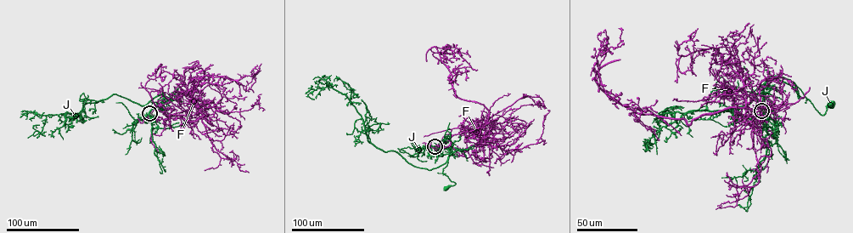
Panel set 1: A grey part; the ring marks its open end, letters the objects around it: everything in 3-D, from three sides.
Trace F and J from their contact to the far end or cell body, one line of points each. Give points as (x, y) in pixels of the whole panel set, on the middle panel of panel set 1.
F: (434, 148), (464, 132), (484, 133), (488, 110), (457, 96), (451, 72), (437, 48), (430, 48), (467, 50)
J: (434, 146), (449, 149), (447, 163), (442, 173), (456, 184), (446, 188)

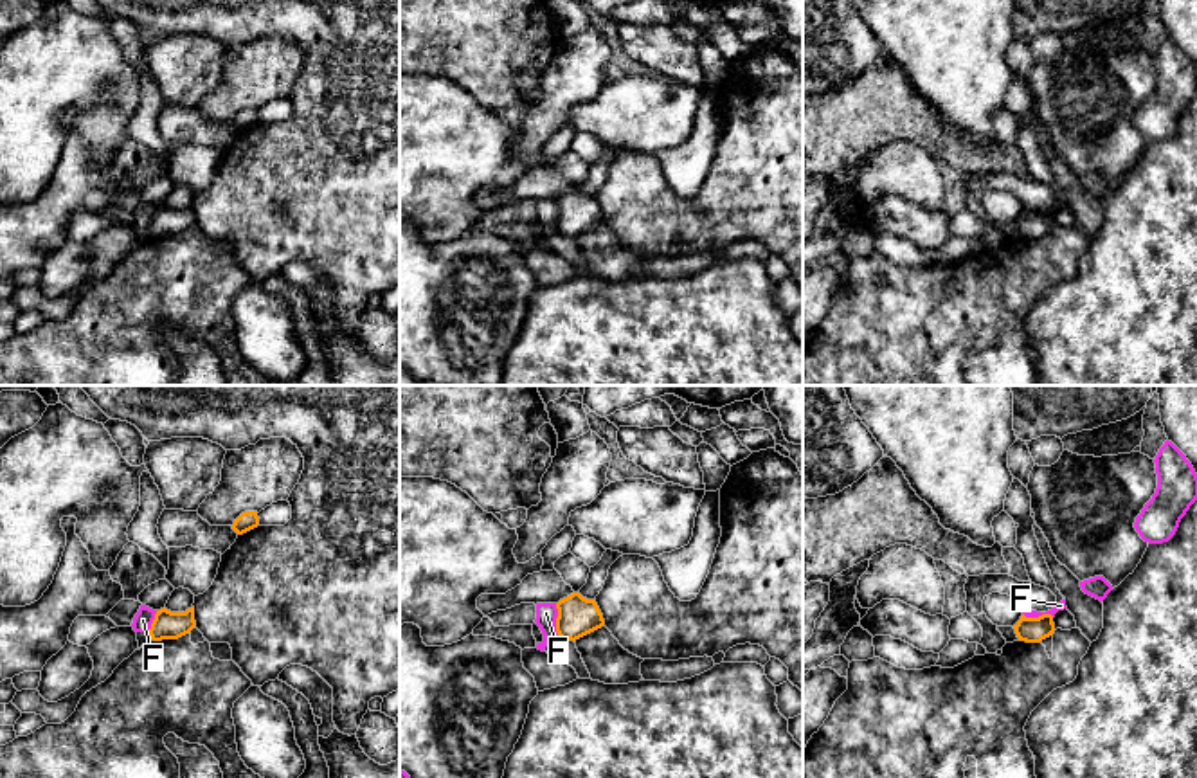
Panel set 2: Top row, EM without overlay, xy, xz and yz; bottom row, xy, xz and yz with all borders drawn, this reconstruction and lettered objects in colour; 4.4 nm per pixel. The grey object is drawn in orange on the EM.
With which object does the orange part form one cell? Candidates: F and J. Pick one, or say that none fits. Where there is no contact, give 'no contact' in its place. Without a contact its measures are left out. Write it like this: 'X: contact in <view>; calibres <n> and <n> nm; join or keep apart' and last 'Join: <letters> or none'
F: contact in xz; calibres 180 and 100 nm; keep apart
J: no contact; join
Join: J

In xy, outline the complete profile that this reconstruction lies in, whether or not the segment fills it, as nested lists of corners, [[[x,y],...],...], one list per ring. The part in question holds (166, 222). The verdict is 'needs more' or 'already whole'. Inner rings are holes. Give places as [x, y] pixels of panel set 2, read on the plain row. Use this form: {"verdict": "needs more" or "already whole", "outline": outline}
{"verdict": "already whole", "outline": [[[164,204],[157,207],[149,232],[153,238],[178,236],[189,231],[194,223],[194,204],[187,205],[185,209],[171,209]]]}

